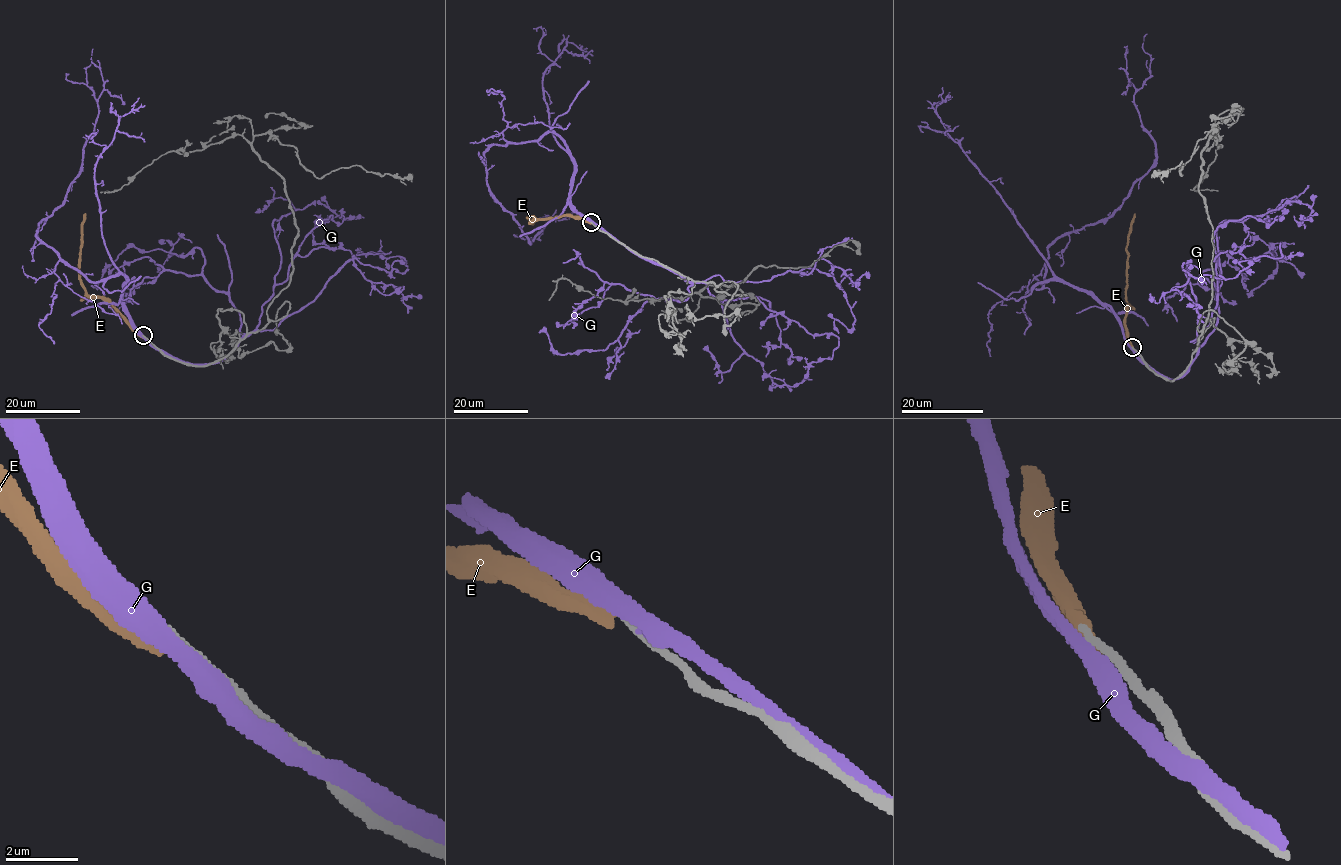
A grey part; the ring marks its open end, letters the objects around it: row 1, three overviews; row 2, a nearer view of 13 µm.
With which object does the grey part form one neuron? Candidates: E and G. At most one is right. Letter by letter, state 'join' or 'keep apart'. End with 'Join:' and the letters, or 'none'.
E: keep apart
G: keep apart
Join: none

